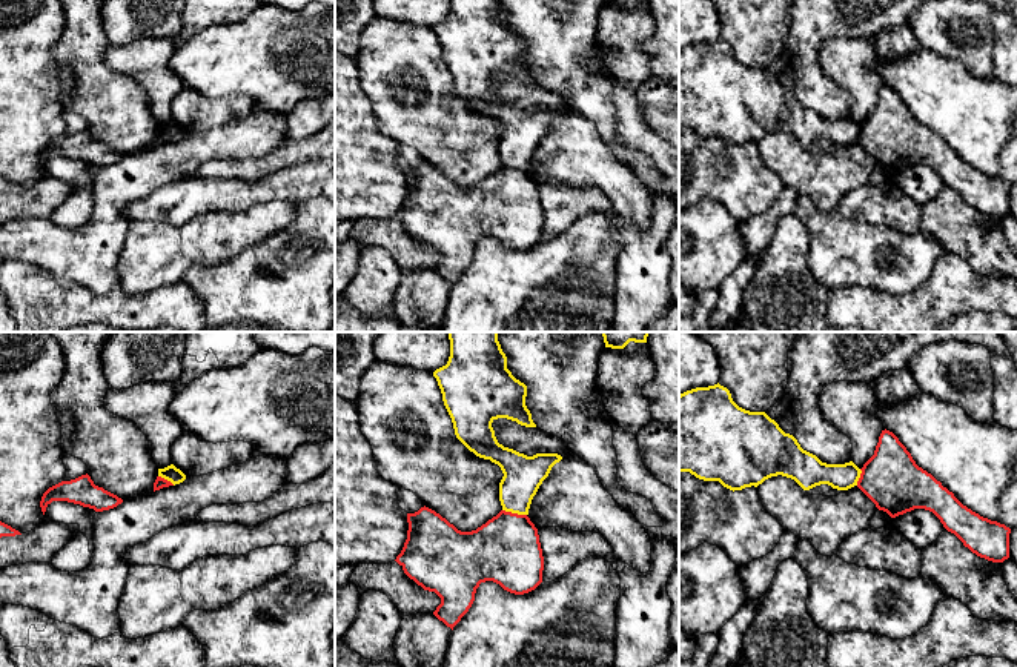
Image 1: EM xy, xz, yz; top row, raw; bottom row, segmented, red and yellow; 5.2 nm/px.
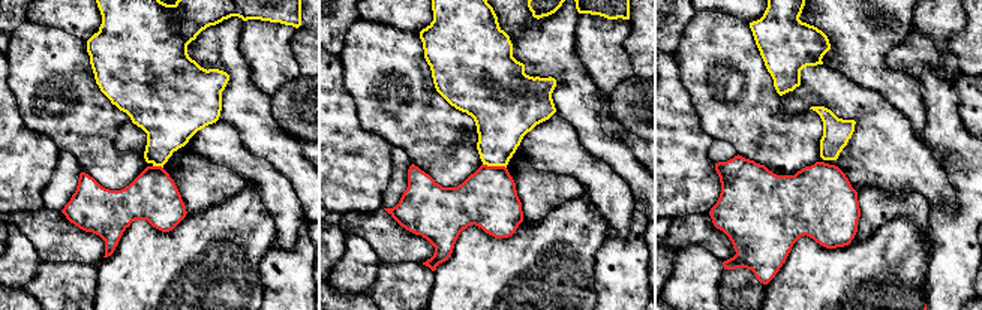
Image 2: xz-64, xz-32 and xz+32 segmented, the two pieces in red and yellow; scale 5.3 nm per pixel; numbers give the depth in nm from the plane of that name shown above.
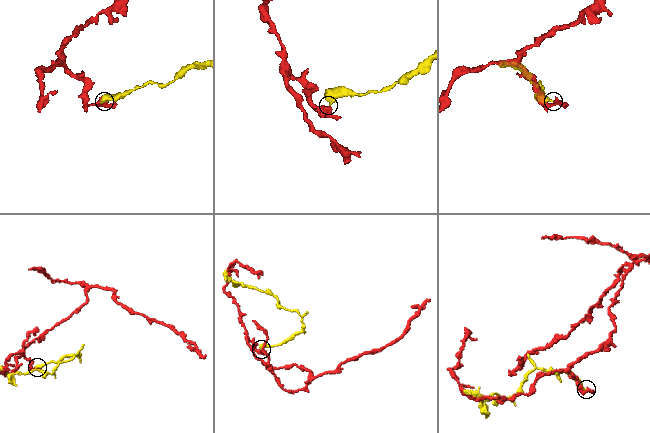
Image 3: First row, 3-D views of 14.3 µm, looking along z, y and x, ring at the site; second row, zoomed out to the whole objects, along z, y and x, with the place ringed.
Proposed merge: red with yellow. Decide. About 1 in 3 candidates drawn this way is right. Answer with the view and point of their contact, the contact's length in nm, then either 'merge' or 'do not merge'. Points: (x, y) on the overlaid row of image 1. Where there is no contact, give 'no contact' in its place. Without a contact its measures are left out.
meets red in xz at (515, 514); contact 130 nm long; do not merge

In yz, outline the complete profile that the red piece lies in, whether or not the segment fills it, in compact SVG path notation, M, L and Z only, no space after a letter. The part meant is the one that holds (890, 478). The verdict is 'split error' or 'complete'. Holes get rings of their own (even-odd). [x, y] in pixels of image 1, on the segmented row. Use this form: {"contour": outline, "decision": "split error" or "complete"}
{"contour": "M882 430L874 455L860 470L857 487L891 518L914 509L929 510L977 556L992 562L1009 558L1011 529L963 506L916 464L893 432Z", "decision": "complete"}

